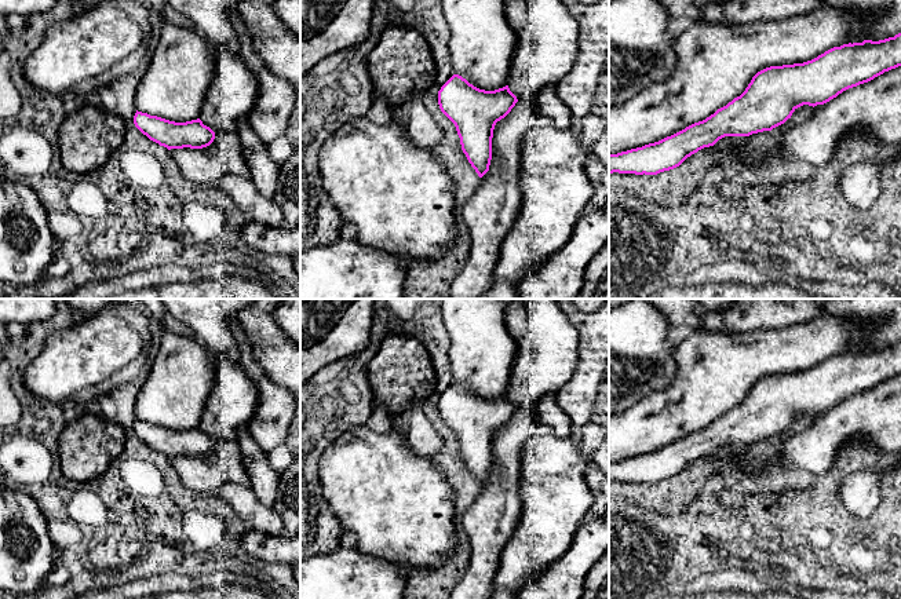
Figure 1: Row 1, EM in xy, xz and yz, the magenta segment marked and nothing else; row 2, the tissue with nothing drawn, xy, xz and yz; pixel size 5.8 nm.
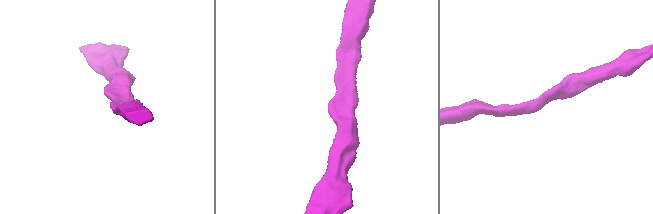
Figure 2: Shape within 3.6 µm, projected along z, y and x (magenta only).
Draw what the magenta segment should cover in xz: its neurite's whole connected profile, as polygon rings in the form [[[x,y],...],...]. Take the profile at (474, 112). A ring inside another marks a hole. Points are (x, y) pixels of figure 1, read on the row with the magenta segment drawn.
[[[459,74],[438,91],[439,109],[455,124],[462,150],[479,178],[489,171],[495,125],[517,102],[508,85],[485,91]]]

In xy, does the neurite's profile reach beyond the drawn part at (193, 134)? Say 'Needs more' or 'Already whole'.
Already whole

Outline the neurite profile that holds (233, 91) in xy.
[[[220,50],[215,55],[215,77],[209,85],[208,95],[198,118],[215,134],[236,132],[237,123],[240,120],[245,120],[252,113],[258,95],[258,80],[244,65],[242,59],[231,51]]]

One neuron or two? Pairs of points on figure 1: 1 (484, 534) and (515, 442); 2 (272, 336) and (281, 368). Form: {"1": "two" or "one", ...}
{"1": "one", "2": "one"}

